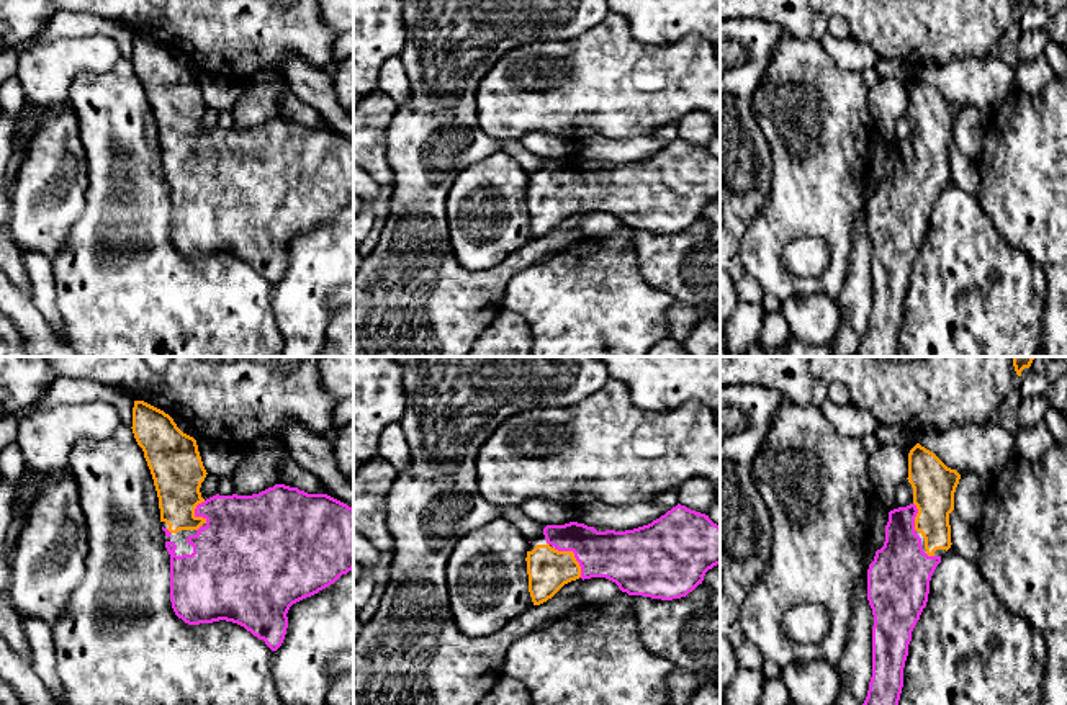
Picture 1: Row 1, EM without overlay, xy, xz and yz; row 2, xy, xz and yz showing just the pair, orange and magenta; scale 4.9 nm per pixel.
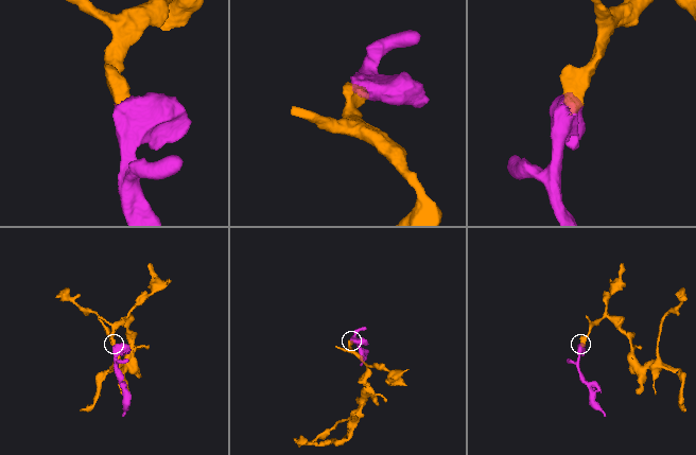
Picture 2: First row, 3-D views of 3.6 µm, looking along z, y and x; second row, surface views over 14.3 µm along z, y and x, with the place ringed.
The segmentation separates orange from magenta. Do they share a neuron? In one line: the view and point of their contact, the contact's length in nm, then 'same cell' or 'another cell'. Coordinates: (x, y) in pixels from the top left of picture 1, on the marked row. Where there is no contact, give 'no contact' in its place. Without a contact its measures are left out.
meets orange in xz at (573, 555); contact 200 nm long; same cell

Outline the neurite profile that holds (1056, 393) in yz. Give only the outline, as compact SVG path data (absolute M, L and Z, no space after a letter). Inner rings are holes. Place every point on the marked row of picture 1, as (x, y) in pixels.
M1067 371L1059 379L1049 383L1046 397L1049 406L1057 409L1067 420Z

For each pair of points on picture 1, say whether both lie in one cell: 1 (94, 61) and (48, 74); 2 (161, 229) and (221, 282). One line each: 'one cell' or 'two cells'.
1: one cell
2: one cell

